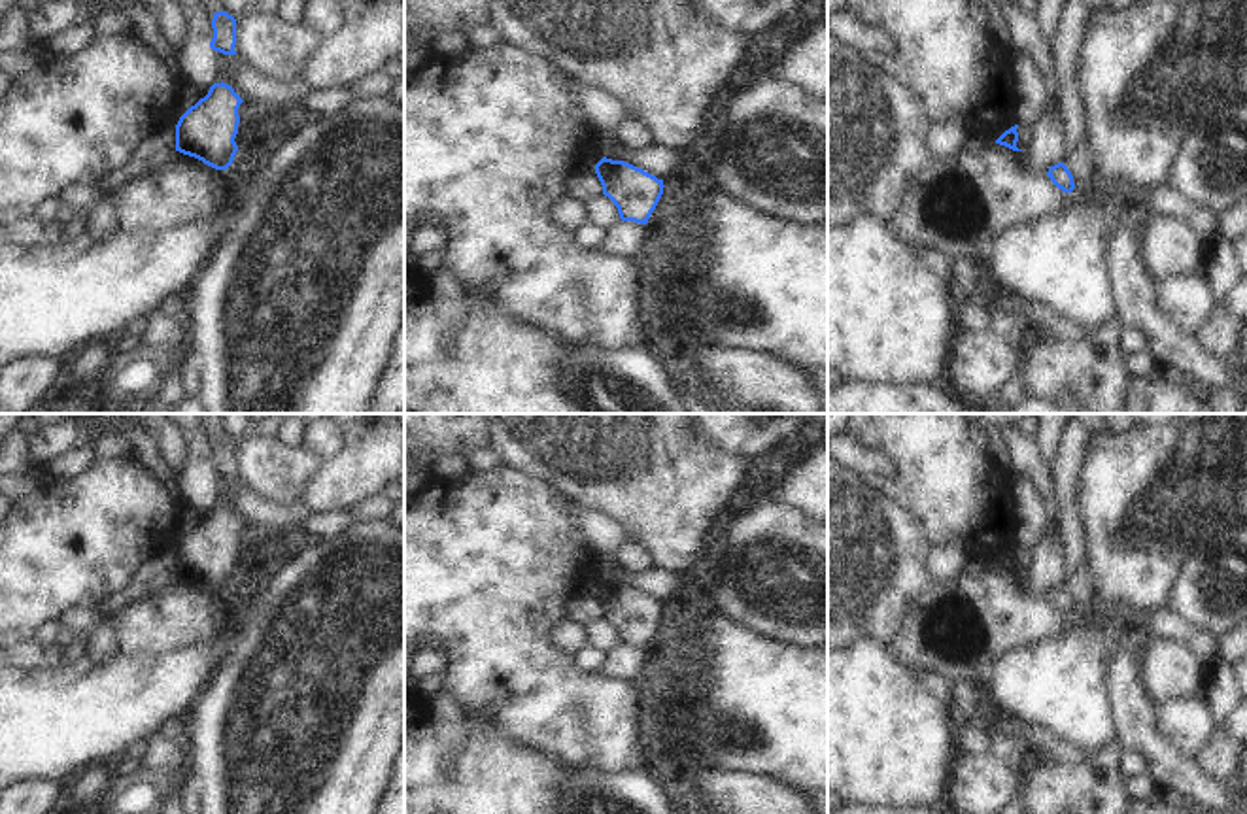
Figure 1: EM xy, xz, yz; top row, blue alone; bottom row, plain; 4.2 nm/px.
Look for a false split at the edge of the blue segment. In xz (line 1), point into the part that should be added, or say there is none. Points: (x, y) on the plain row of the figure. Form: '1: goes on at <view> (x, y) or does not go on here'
1: does not go on here

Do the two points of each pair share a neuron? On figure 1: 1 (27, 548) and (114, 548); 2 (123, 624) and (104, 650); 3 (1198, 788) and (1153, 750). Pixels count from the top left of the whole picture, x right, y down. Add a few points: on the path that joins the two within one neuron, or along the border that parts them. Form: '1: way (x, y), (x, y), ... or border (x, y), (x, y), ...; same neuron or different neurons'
1: way (48, 550), (70, 550), (78, 556), (93, 548); same neuron
2: border (102, 620), (119, 652); different neurons
3: way (1187, 777), (1164, 762); same neuron

